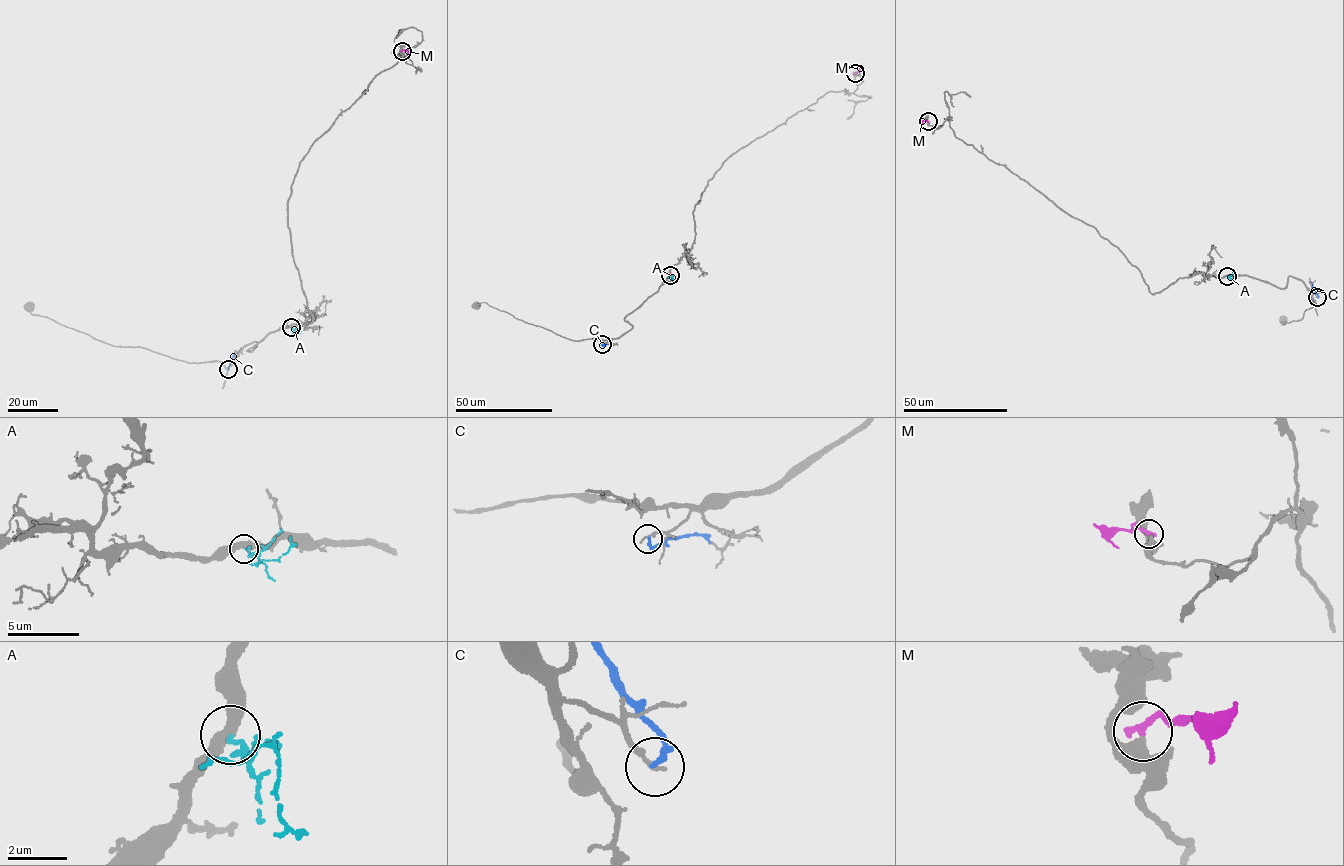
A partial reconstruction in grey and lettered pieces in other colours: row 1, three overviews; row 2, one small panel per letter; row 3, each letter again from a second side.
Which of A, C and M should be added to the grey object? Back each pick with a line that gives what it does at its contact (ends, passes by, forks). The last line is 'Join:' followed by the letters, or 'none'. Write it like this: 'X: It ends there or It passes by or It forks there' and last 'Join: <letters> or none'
A: It ends there
Join: A

